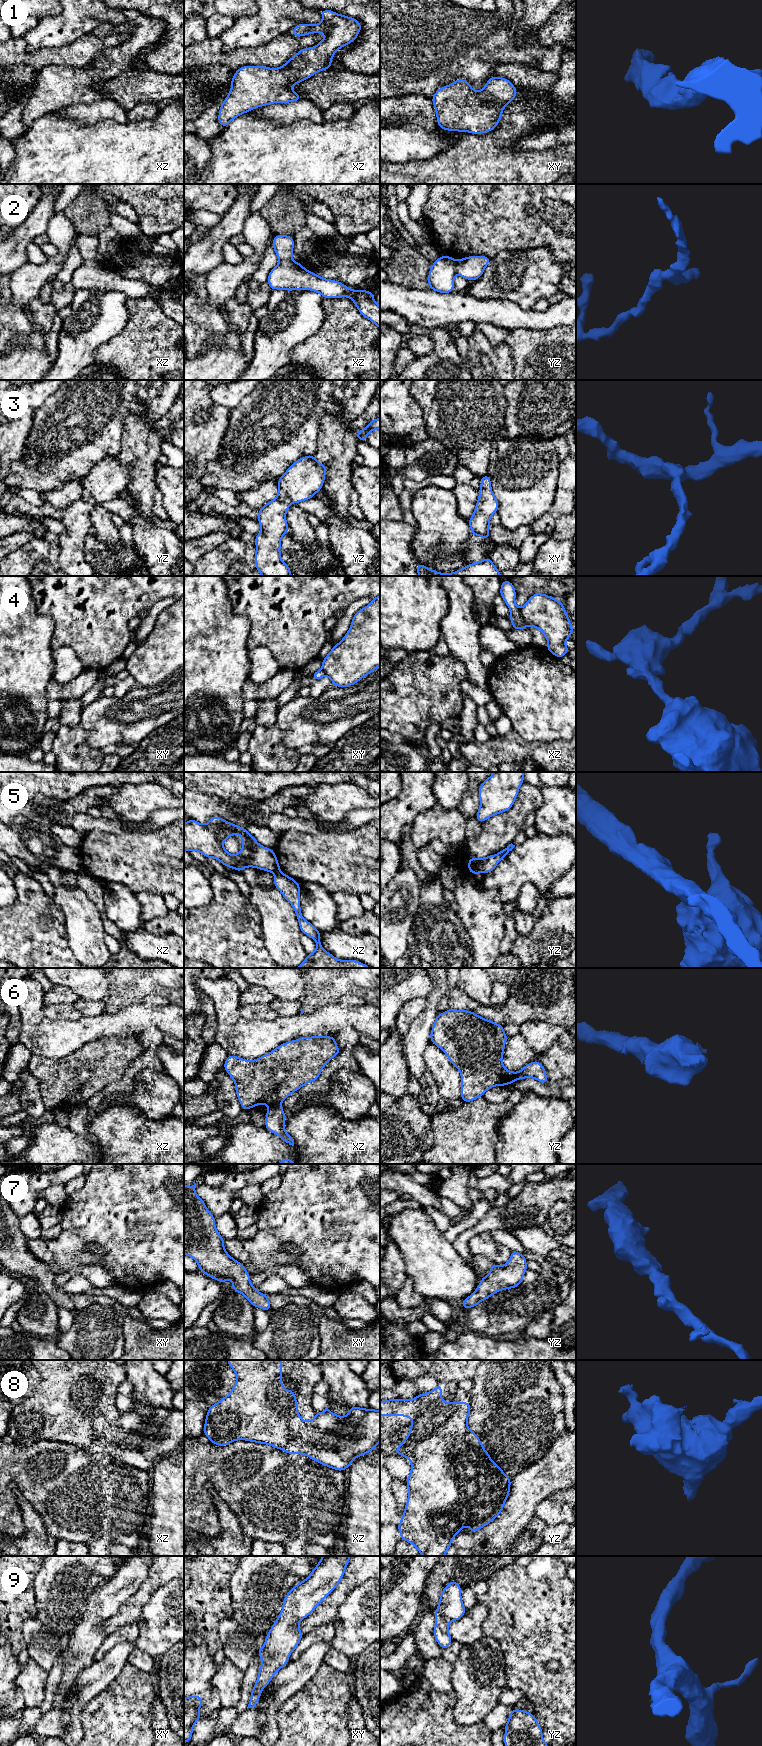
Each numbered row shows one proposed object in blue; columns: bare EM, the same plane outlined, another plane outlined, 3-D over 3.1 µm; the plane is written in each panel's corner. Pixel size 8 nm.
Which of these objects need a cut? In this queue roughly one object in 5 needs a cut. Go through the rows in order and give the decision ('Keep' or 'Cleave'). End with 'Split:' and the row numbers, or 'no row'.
1: Keep
2: Cleave
3: Keep
4: Cleave
5: Cleave
6: Cleave
7: Keep
8: Cleave
9: Keep
Split: 2, 4, 5, 6, 8

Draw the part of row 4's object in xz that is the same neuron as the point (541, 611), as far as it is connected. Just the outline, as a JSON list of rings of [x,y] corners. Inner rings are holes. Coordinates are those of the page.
[[[533,594],[520,608],[523,623],[539,629],[547,639],[547,650],[561,658],[569,652],[565,641],[574,631],[562,602],[543,594]]]

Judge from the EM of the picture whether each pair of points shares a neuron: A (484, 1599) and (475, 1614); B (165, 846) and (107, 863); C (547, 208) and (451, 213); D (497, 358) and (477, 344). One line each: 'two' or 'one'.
A: two
B: one
C: one
D: one

